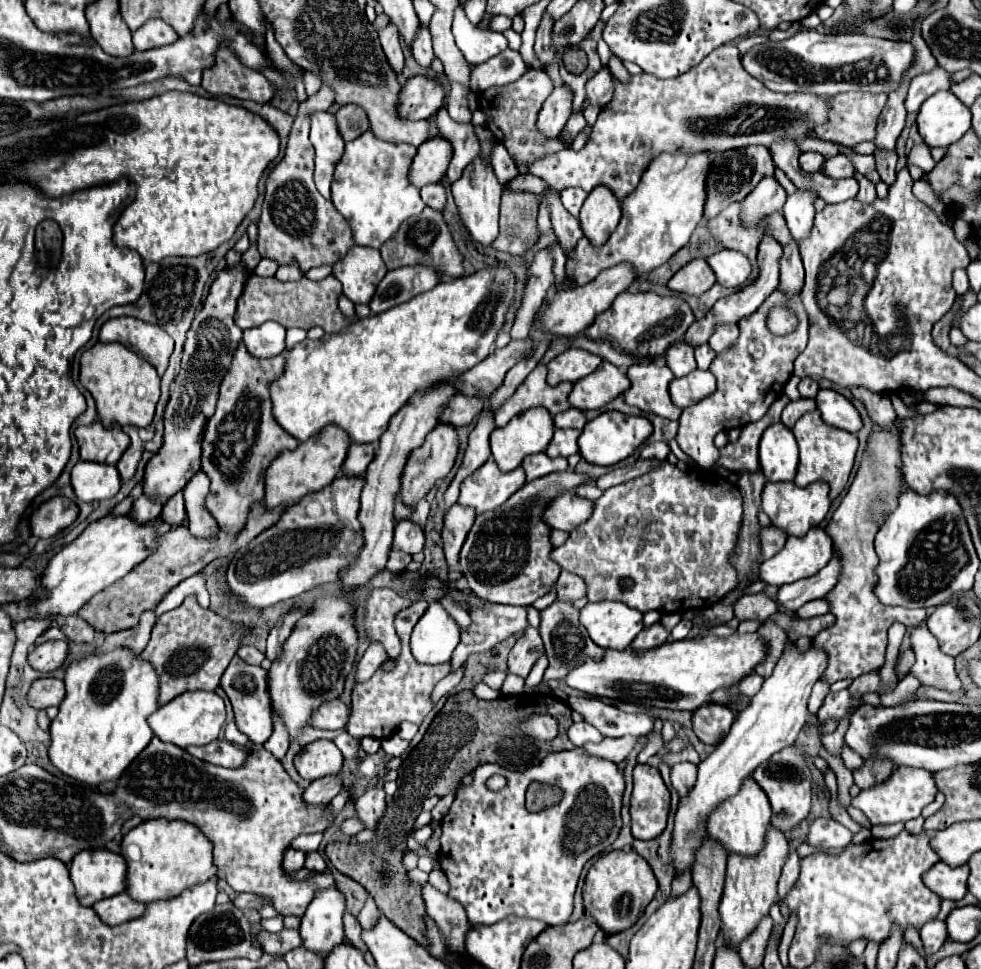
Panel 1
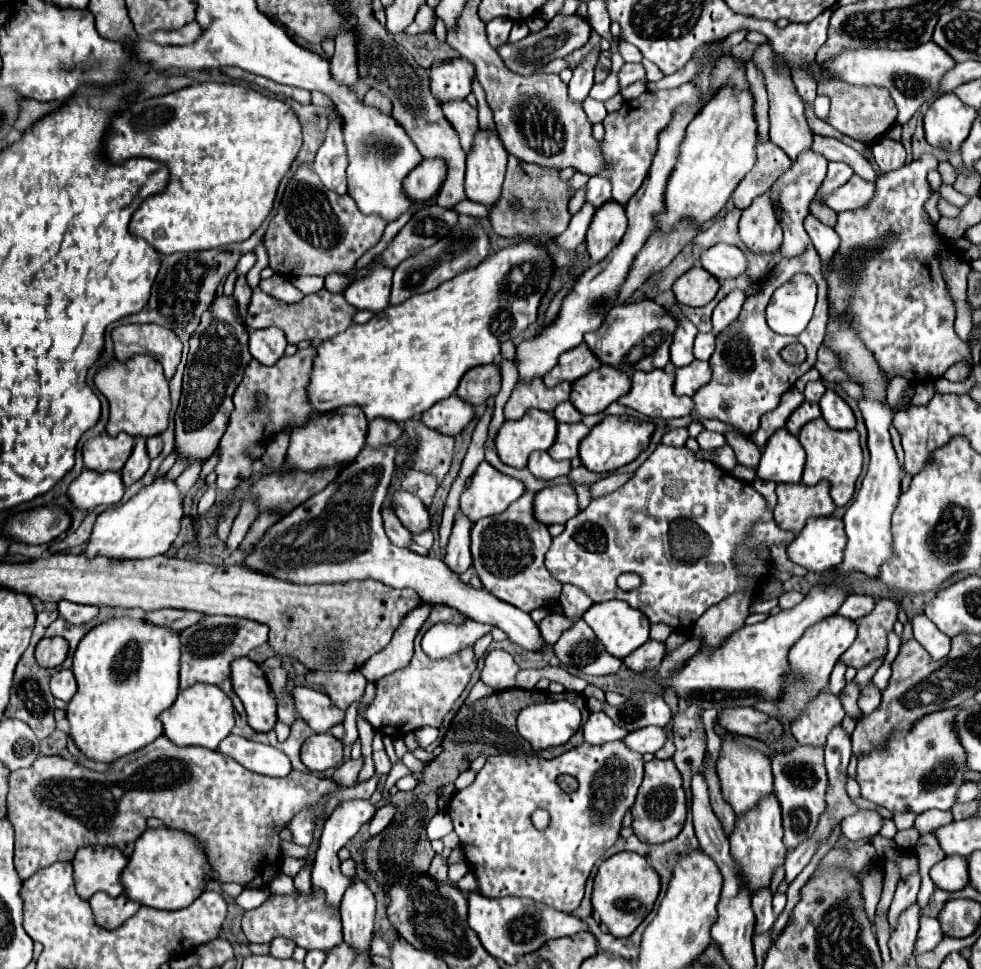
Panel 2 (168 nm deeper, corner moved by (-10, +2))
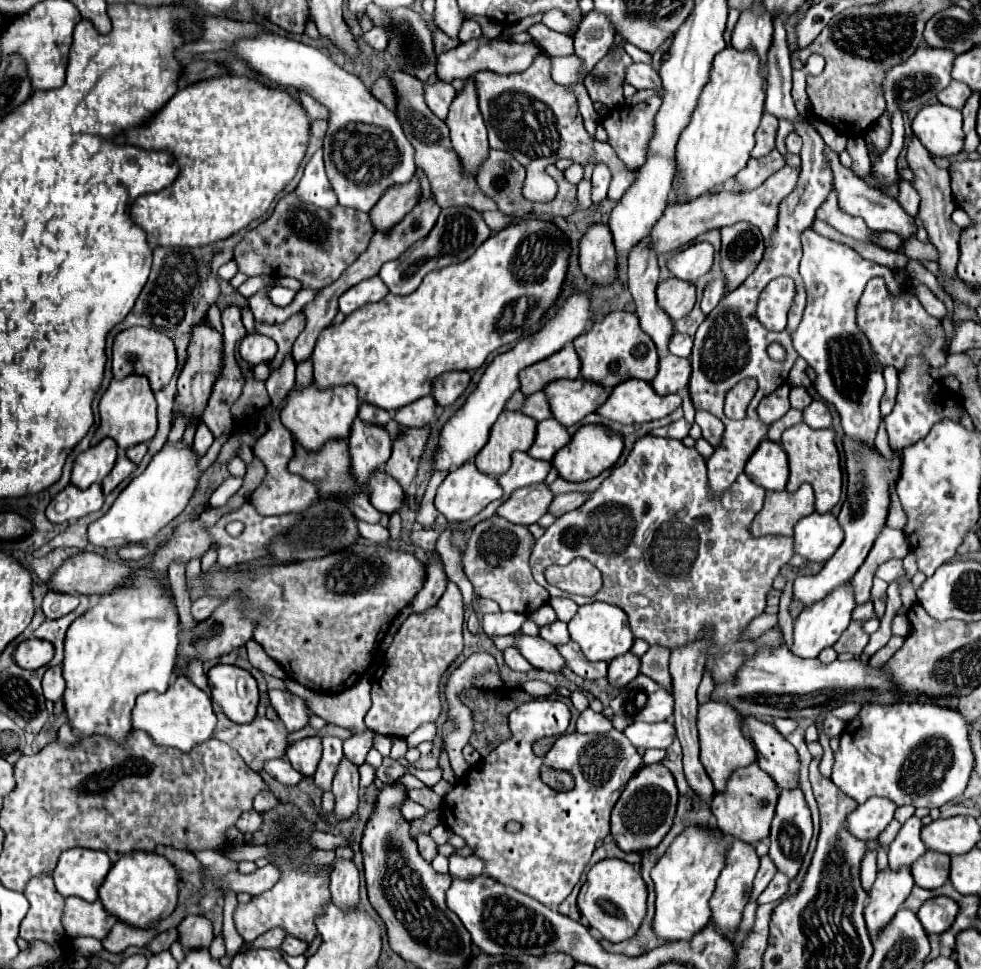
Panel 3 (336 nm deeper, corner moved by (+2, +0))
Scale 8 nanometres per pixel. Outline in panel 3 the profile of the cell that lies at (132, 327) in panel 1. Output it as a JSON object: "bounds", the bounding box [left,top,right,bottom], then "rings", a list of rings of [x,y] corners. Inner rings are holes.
{"bounds":[112,326,178,392],"rings":[[[136,326],[136,328],[128,328],[128,330],[120,332],[114,338],[112,372],[114,372],[116,380],[124,380],[124,378],[128,378],[132,374],[146,376],[150,380],[152,390],[158,392],[172,380],[172,376],[176,372],[176,366],[178,366],[176,346],[174,346],[174,342],[166,334],[160,334],[158,330]]]}

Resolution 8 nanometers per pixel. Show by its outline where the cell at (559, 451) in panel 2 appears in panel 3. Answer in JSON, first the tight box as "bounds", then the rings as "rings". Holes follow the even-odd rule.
{"bounds":[528,418,570,460],"rings":[[[548,418],[548,420],[542,420],[538,422],[538,428],[536,428],[536,438],[534,438],[534,444],[530,446],[528,454],[532,458],[538,458],[538,460],[552,460],[554,454],[566,446],[570,442],[570,434],[566,432],[564,426],[560,426],[556,420]]]}

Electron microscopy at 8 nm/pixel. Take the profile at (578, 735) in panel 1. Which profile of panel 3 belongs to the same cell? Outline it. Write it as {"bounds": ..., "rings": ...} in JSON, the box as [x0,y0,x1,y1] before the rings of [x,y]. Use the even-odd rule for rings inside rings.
{"bounds":[578,710,612,734],"rings":[[[584,710],[578,716],[578,732],[590,734],[590,732],[608,732],[612,728],[612,722],[604,714],[596,714],[594,710]]]}

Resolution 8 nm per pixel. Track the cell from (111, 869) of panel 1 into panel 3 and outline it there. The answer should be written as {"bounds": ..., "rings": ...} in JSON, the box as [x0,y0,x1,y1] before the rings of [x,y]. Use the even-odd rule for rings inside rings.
{"bounds":[52,848,112,902],"rings":[[[70,848],[60,856],[52,874],[56,890],[62,896],[78,896],[86,902],[98,900],[98,888],[104,882],[112,862],[106,852],[88,848]]]}

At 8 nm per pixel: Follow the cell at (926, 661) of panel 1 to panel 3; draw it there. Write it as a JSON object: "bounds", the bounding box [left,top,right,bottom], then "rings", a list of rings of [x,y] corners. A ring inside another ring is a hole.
{"bounds":[892,614,910,636],"rings":[[[902,614],[902,616],[894,616],[894,620],[892,620],[892,634],[896,634],[896,636],[908,636],[908,630],[910,630],[910,626],[908,626],[908,618]]]}

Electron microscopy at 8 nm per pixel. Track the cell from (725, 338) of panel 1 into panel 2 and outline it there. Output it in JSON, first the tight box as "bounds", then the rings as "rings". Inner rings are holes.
{"bounds":[712,290,746,336],"rings":[[[736,290],[736,292],[730,292],[724,300],[718,302],[718,306],[714,308],[714,314],[712,314],[712,332],[718,336],[720,332],[724,332],[738,316],[740,316],[740,308],[744,304],[746,296],[742,290]]]}

